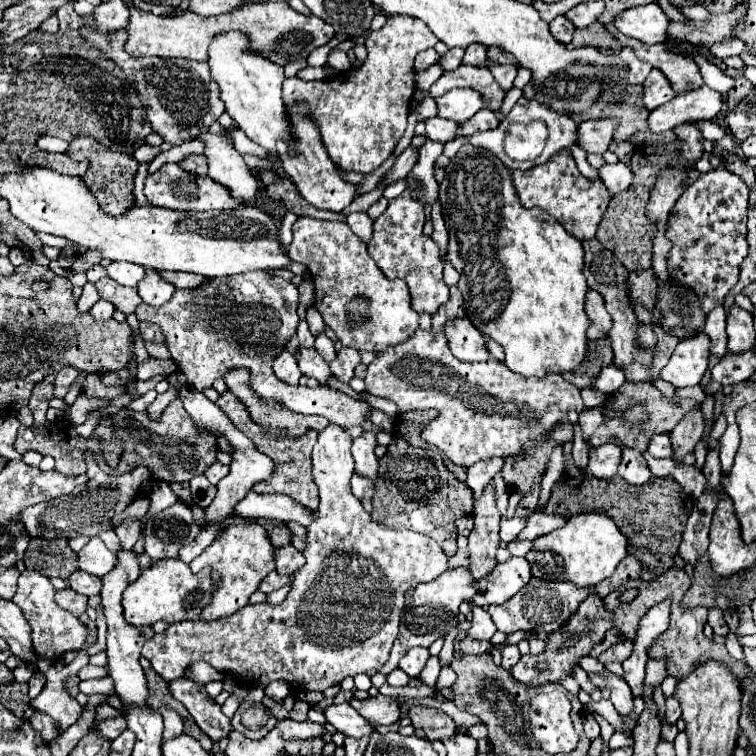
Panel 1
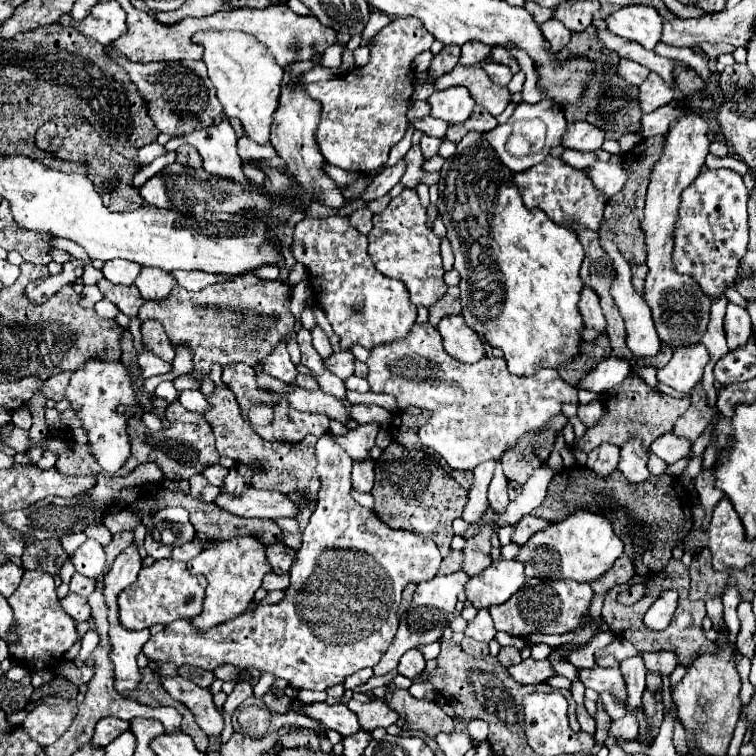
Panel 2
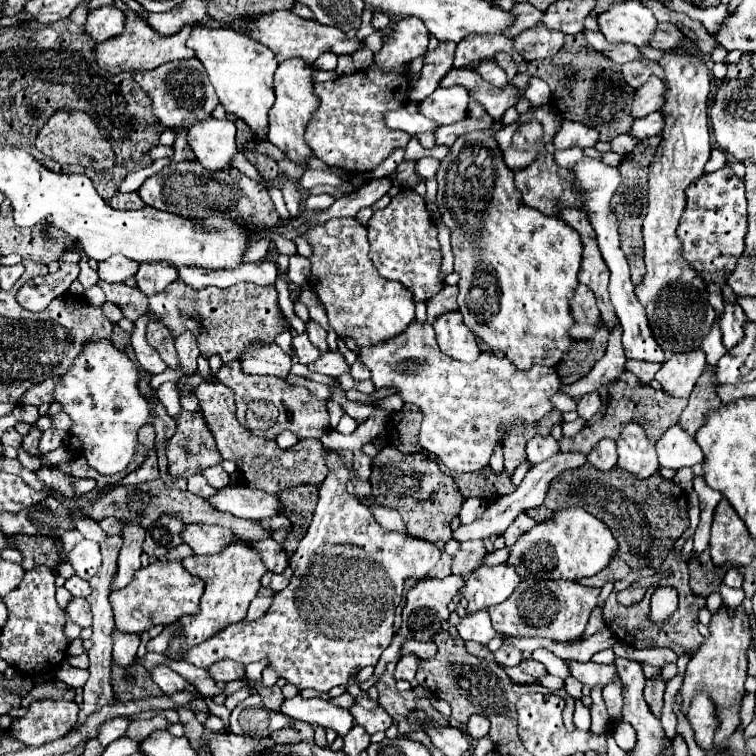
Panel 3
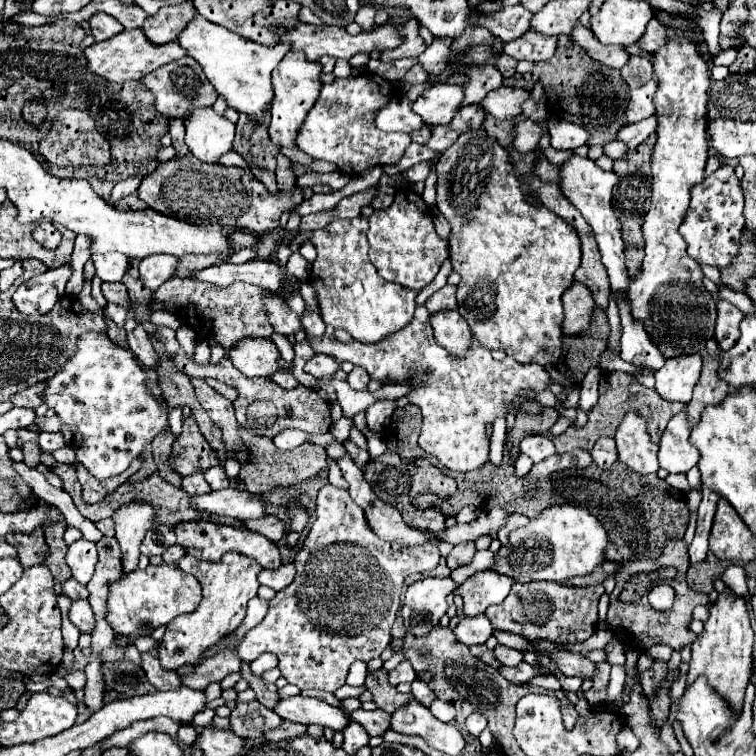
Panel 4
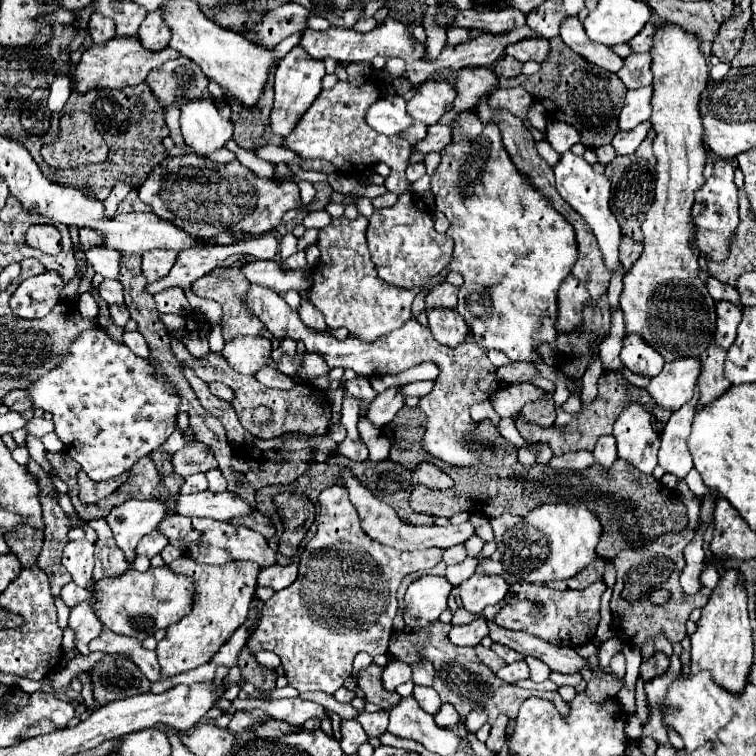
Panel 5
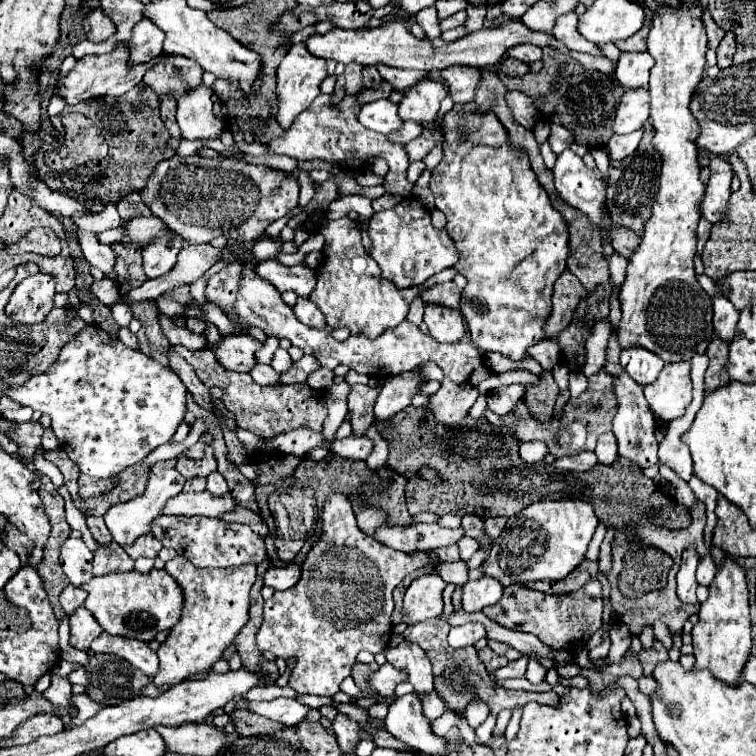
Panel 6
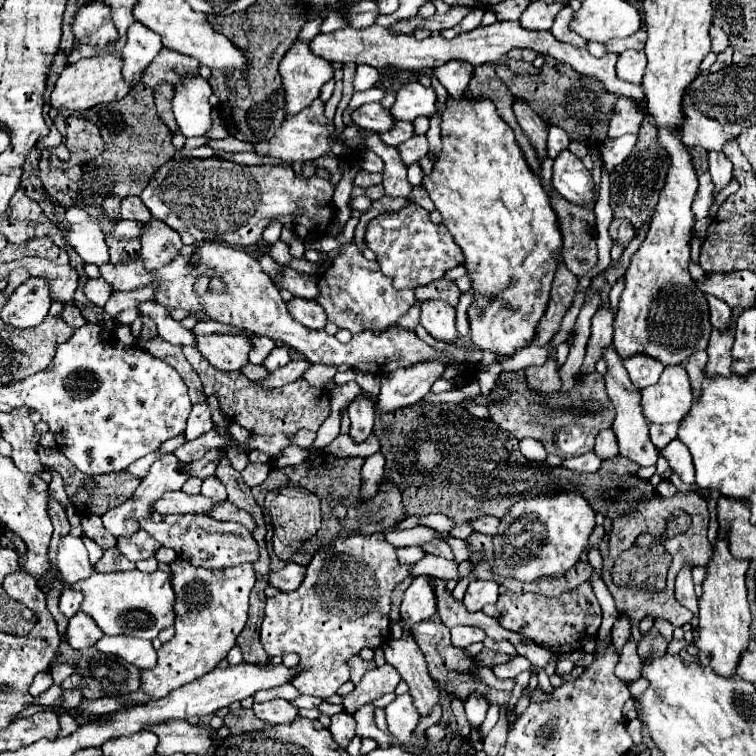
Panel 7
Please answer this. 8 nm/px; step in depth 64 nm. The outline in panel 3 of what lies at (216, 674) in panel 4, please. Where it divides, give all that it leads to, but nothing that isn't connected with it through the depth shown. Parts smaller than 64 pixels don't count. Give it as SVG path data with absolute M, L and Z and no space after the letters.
M222 660L216 662L214 666L208 666L208 674L216 682L230 682L230 680L242 680L244 678L244 666L238 666L234 660Z

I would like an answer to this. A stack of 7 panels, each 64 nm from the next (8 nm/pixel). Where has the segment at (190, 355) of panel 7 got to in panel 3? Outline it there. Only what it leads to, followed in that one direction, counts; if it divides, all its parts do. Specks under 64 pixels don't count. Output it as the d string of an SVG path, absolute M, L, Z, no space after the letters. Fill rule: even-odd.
M150 322L147 325L146 337L148 343L158 351L162 360L168 364L168 368L180 368L178 354L174 348L174 336L170 334L170 330L166 330L166 326L162 326L162 322ZM238 360L224 362L222 368L216 372L216 380L234 390L234 394L238 396L236 418L238 422L242 422L242 426L246 426L256 436L262 436L266 440L276 440L280 432L292 430L298 432L302 438L320 438L326 430L330 430L326 402L318 400L304 386L292 386L274 376L248 376L240 370ZM270 404L276 410L274 420L270 416Z

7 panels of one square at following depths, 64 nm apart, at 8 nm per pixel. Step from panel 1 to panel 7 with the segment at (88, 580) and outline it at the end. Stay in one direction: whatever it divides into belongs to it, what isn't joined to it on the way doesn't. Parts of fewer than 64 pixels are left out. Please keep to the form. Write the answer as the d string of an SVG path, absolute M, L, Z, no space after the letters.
M64 588L62 596L60 596L60 604L58 604L60 612L62 612L66 618L72 618L72 616L74 616L74 614L80 610L82 598L84 598L84 596L82 596L80 592L74 592L74 590Z

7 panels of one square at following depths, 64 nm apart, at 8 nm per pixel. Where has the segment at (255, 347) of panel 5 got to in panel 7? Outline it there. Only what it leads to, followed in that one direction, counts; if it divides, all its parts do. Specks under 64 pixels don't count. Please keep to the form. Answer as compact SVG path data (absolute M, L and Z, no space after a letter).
M196 336L198 352L218 370L240 370L248 364L252 342L246 336Z

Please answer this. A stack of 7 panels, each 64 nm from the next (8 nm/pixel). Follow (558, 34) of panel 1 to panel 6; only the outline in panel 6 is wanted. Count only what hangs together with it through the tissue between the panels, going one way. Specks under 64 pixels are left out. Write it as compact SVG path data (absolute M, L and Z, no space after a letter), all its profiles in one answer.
M522 44L522 46L514 46L508 50L508 56L510 58L516 58L520 62L526 62L526 64L532 64L536 60L542 58L542 48L538 46L532 46L532 44Z

